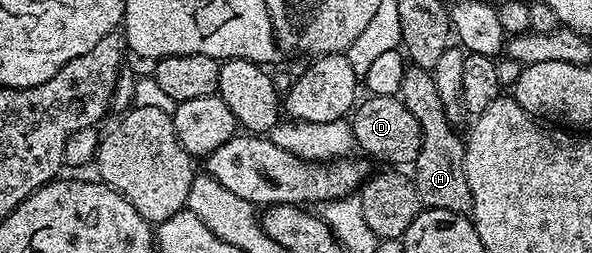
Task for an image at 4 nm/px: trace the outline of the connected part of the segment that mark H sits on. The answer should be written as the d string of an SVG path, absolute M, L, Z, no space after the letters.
M407 66L400 92L402 104L420 121L422 144L412 164L412 178L423 208L448 209L461 215L473 212L472 193L466 176L466 144L448 121L448 113L438 92L437 78L429 70Z

